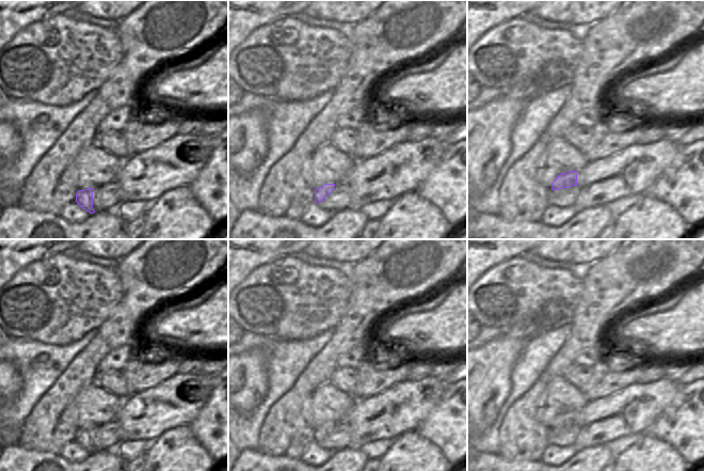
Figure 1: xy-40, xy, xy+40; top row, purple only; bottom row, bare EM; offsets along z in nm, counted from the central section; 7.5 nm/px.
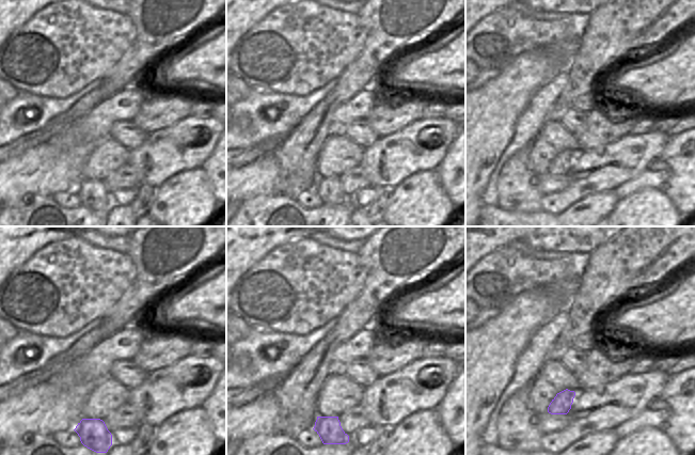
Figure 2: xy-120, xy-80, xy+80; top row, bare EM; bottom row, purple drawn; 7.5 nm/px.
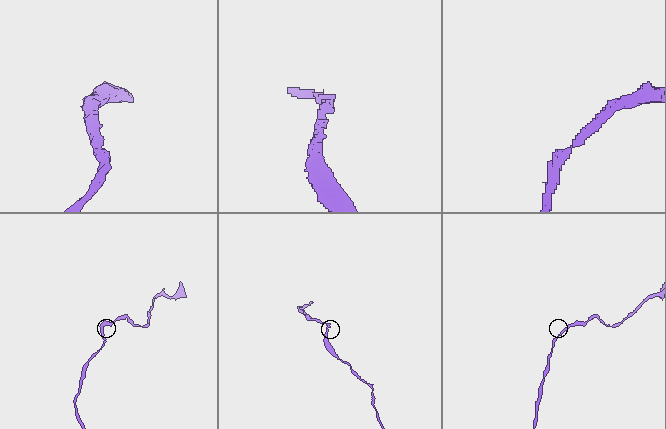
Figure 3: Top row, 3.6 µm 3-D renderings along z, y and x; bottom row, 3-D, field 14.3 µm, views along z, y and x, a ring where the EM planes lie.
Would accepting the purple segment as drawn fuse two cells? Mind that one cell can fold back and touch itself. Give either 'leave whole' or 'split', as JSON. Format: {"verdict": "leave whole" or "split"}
{"verdict": "leave whole"}

